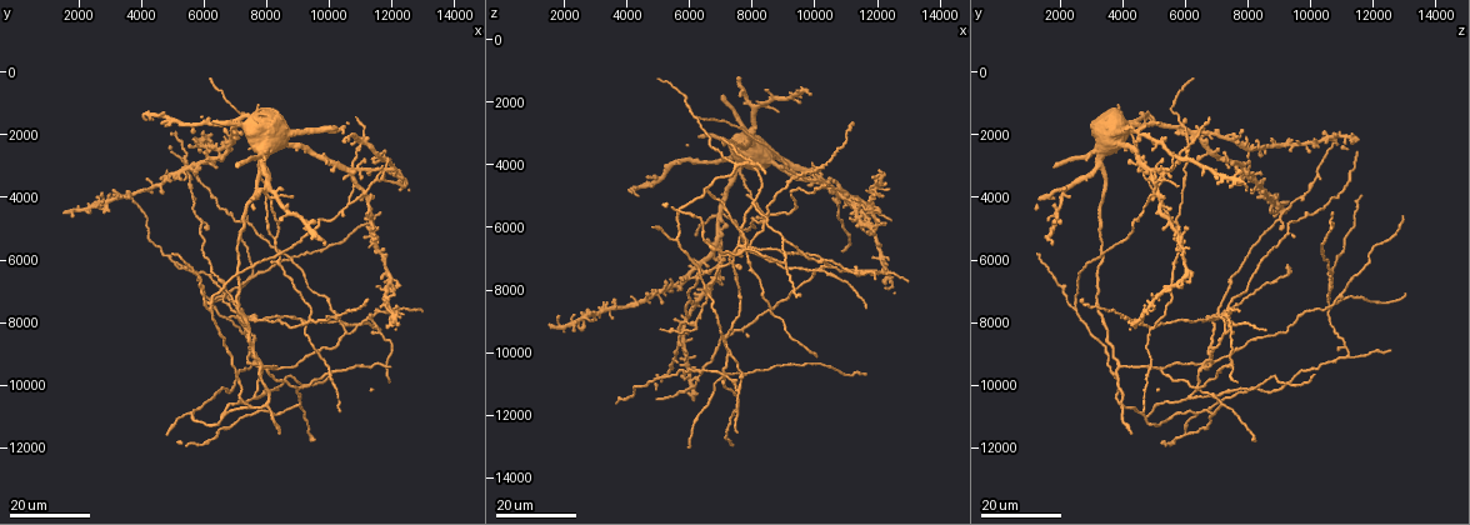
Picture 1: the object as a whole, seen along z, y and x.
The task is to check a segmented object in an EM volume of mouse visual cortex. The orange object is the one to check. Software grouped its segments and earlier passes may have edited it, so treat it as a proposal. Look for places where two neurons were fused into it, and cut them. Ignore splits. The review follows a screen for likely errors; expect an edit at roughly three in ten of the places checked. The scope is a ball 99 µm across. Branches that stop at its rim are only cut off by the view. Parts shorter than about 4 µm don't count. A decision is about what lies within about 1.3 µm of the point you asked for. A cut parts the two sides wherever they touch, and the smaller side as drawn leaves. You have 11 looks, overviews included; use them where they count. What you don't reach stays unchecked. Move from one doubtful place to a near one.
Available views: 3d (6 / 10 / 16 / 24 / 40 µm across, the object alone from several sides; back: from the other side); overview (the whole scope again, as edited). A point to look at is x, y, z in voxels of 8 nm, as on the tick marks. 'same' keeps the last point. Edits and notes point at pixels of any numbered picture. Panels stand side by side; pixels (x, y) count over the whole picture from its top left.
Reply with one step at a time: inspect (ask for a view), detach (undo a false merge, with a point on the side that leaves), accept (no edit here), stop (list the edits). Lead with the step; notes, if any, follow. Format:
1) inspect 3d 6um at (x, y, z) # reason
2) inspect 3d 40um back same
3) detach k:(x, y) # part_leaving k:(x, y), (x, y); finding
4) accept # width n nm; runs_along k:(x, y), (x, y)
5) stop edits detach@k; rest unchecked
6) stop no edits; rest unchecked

inspect 3d 24um at (10600, 4200, 4800) # side arm on a straight run

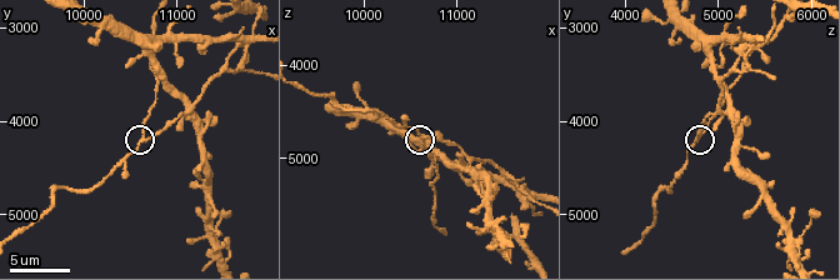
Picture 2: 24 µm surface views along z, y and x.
inspect 3d 6um at (10650, 4200, 4800)

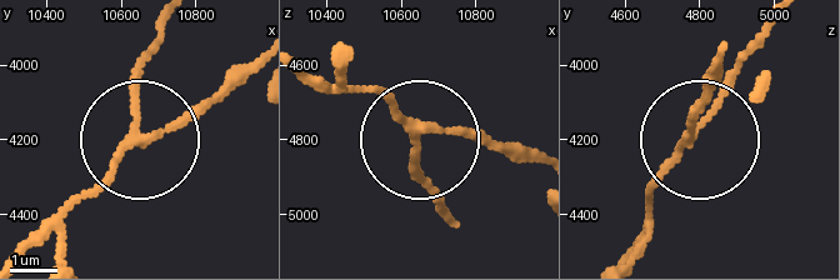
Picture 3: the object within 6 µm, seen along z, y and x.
accept # width 160 nm; runs_along 3:(254, 60), (138, 135), (134, 80), (158, 36); continuous, no second neuron

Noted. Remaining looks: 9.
inspect 3d 24um at (8300, 4000, 2100) # small branch off a trunk

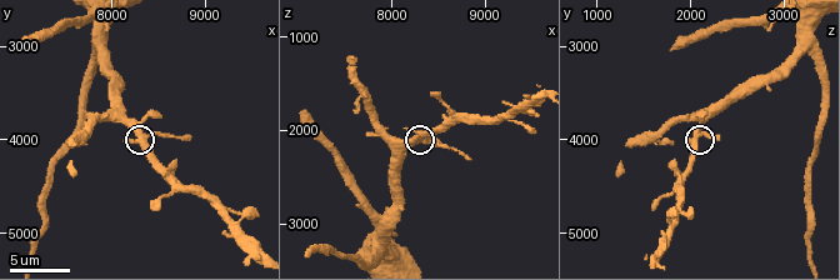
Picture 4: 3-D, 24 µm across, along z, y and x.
inspect 3d 6um at (8400, 3950, 2100)

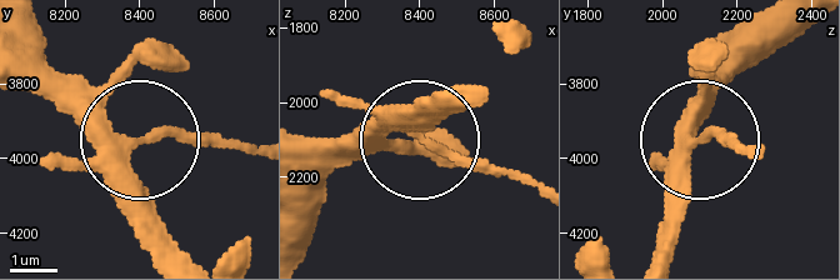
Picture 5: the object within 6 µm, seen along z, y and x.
accept # width 320 nm; one neuron here

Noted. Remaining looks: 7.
inspect 3d 24um at (6300, 7700, 2500) # arms part here

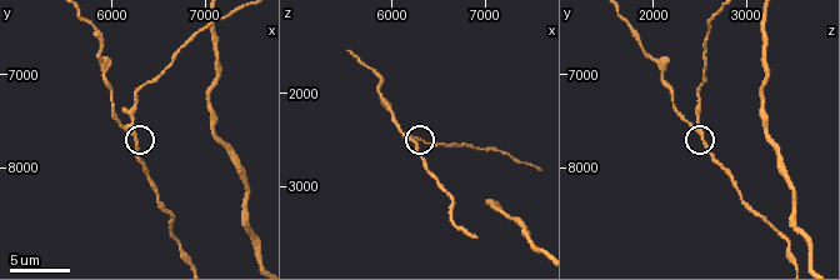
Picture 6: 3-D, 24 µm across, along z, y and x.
inspect 3d 6um at (6200, 7600, 2500)

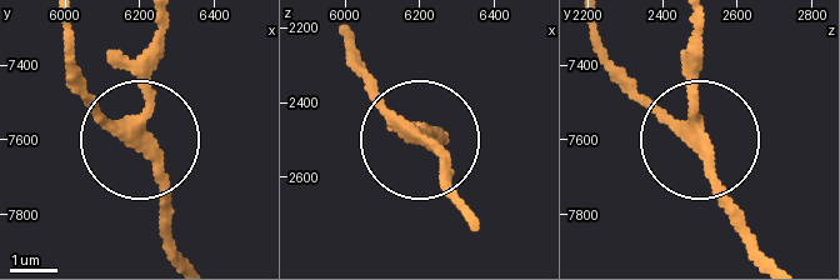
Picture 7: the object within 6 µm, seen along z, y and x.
accept # side_arm 10 um; runs_along 7:(698, 29), (698, 149), (714, 196), (765, 251); all the same neuron

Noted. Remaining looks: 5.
inspect 3d 16um at (6600, 11000, 4800) # arms part here

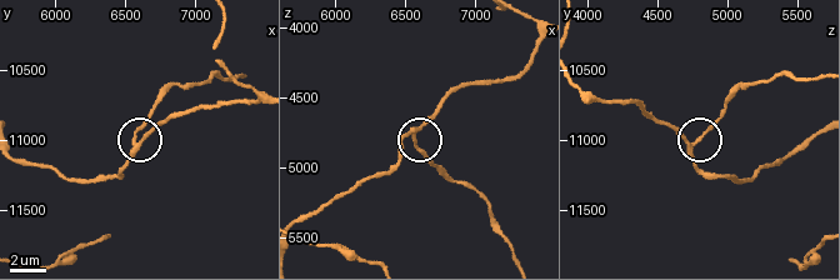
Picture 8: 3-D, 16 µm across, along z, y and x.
inspect 3d 6um at (6580, 11040, 4740) # zoom in

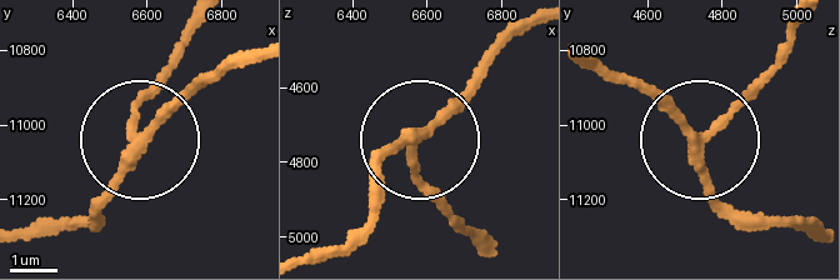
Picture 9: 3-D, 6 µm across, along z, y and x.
accept # side_arm 118 um; runs_along 9:(583, 46), (698, 134), (778, 63); all the same neuron

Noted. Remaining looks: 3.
inspect 3d 24um at (7900, 9500, 4000) # a fork

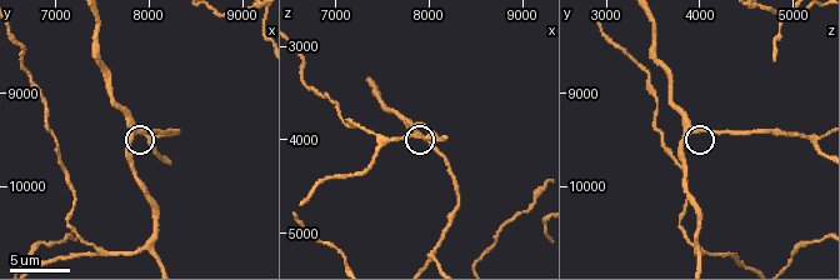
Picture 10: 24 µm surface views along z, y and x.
inspect 3d 6um at (7900, 9400, 3900)

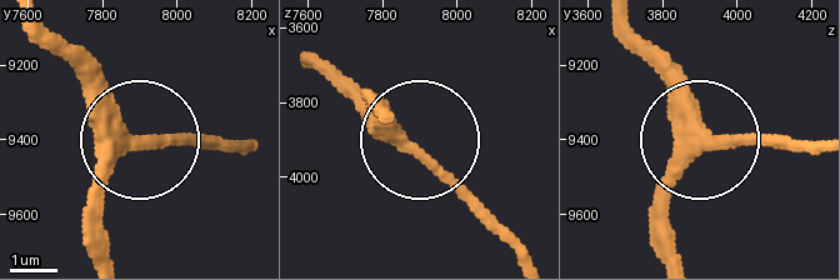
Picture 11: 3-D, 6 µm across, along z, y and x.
accept # side_arm 117 um; runs_along 11:(618, 26), (701, 141), (809, 145); all the same neuron

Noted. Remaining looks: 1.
stop no edits; rest unchecked

